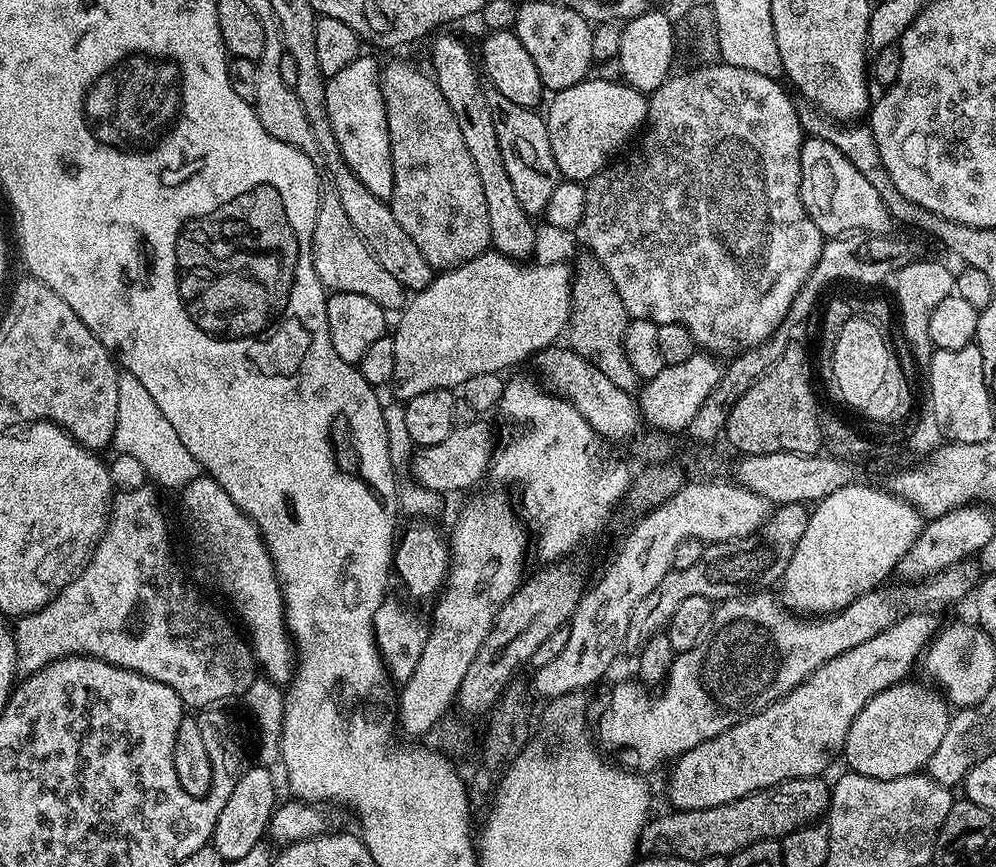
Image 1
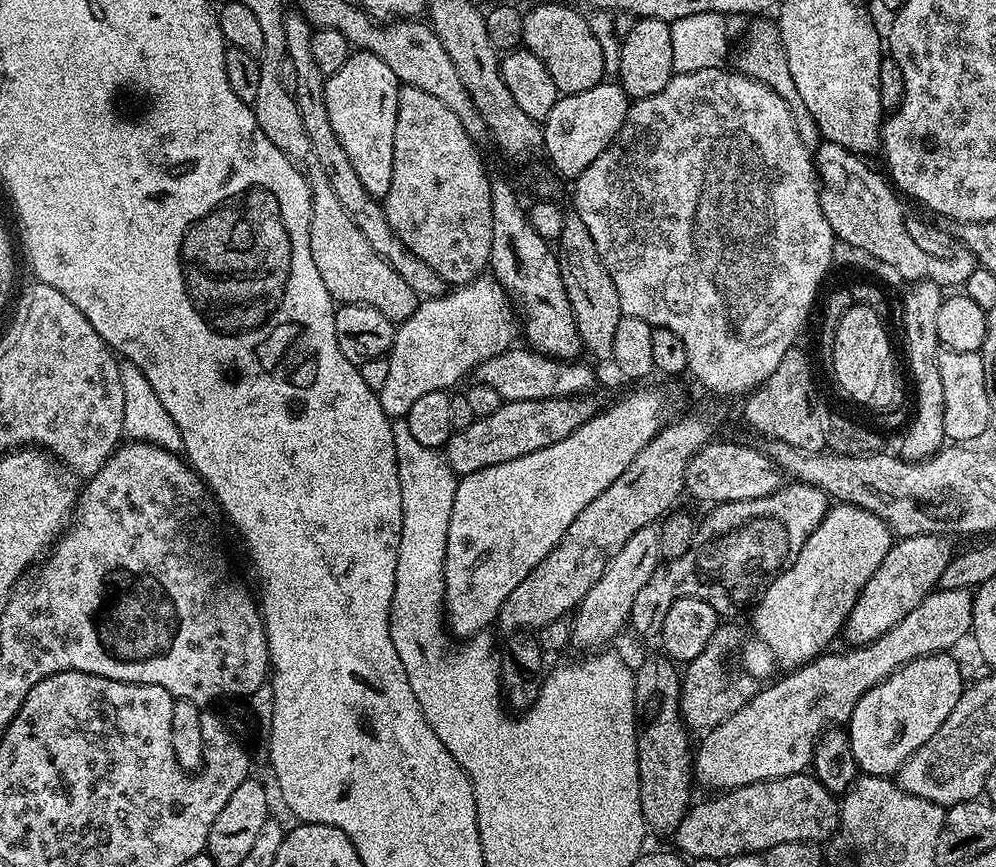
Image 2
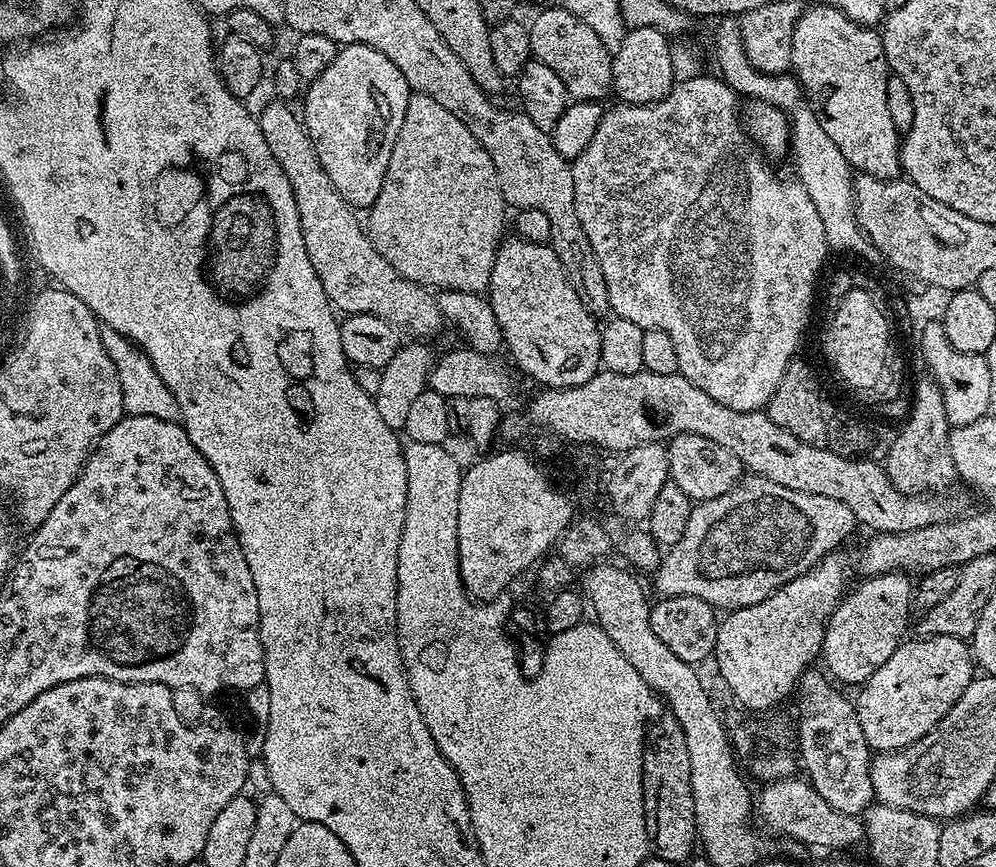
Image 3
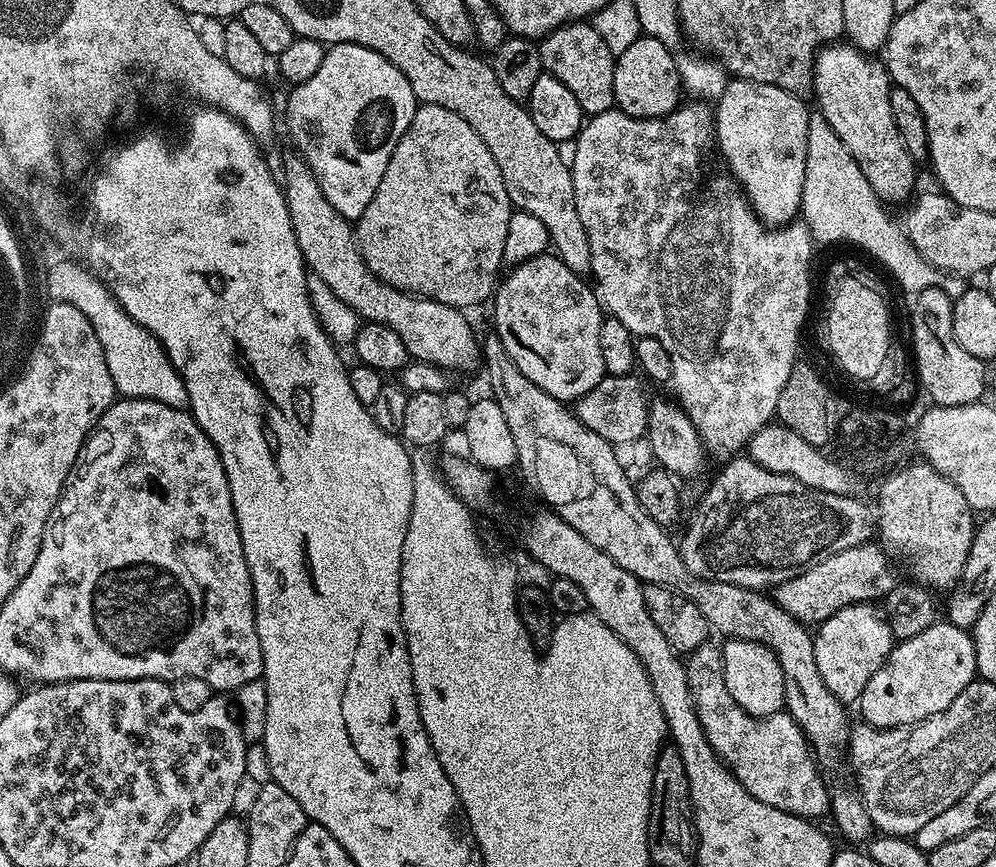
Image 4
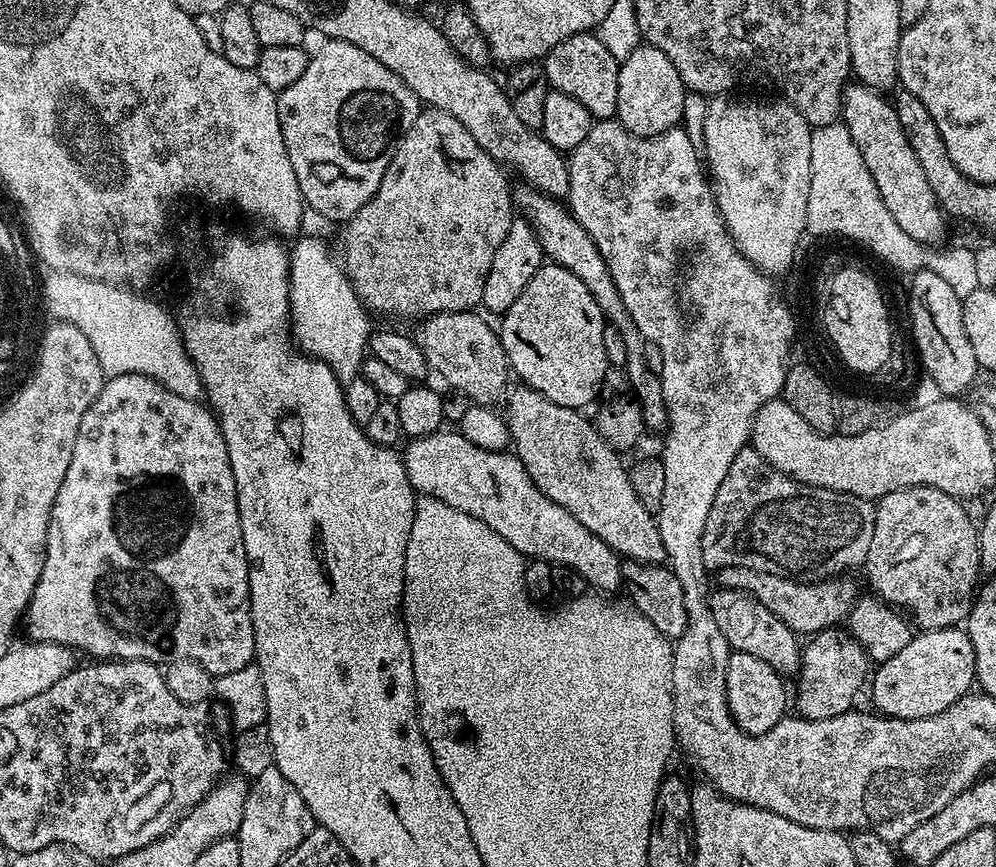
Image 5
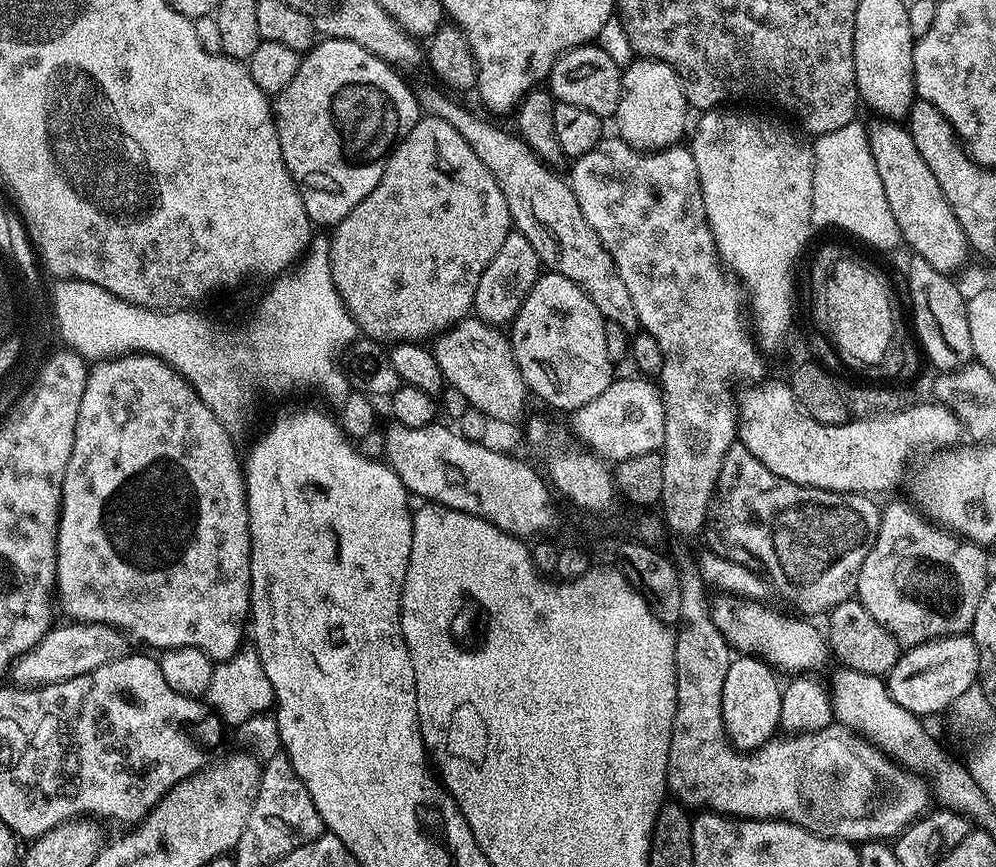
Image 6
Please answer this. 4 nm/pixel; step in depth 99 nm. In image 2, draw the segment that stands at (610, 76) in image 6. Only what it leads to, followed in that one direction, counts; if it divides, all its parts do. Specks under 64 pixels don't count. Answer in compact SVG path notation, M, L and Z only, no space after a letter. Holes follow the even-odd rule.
M540 4L524 12L523 47L546 66L550 78L554 78L557 93L565 96L590 90L590 86L598 86L605 79L602 46L598 46L598 38L590 30L587 15L580 12L564 4Z

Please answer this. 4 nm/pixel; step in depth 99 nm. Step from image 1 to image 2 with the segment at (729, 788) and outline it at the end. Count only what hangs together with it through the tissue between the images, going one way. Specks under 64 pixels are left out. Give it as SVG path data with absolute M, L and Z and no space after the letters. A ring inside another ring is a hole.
M955 588L946 594L940 590L929 592L902 622L898 622L886 634L874 638L869 644L849 647L849 652L825 651L809 664L801 664L791 669L781 680L773 682L769 688L761 687L756 697L742 706L730 718L726 718L717 728L710 728L703 733L704 740L694 752L694 780L697 785L712 790L731 790L750 786L763 780L786 778L798 775L812 763L816 752L816 742L824 735L829 726L847 725L852 716L854 706L858 706L858 698L866 694L878 682L882 682L890 674L894 674L904 664L923 656L932 656L936 652L948 652L963 636L972 631L972 598L973 593L967 588Z

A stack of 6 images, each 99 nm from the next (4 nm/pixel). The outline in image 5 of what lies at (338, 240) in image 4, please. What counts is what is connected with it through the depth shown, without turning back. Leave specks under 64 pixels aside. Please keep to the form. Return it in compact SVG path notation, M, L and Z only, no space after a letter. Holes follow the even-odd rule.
M475 311L443 312L421 319L414 339L425 355L429 369L437 372L449 389L466 394L473 404L496 406L509 391L510 365L497 329L476 315Z

